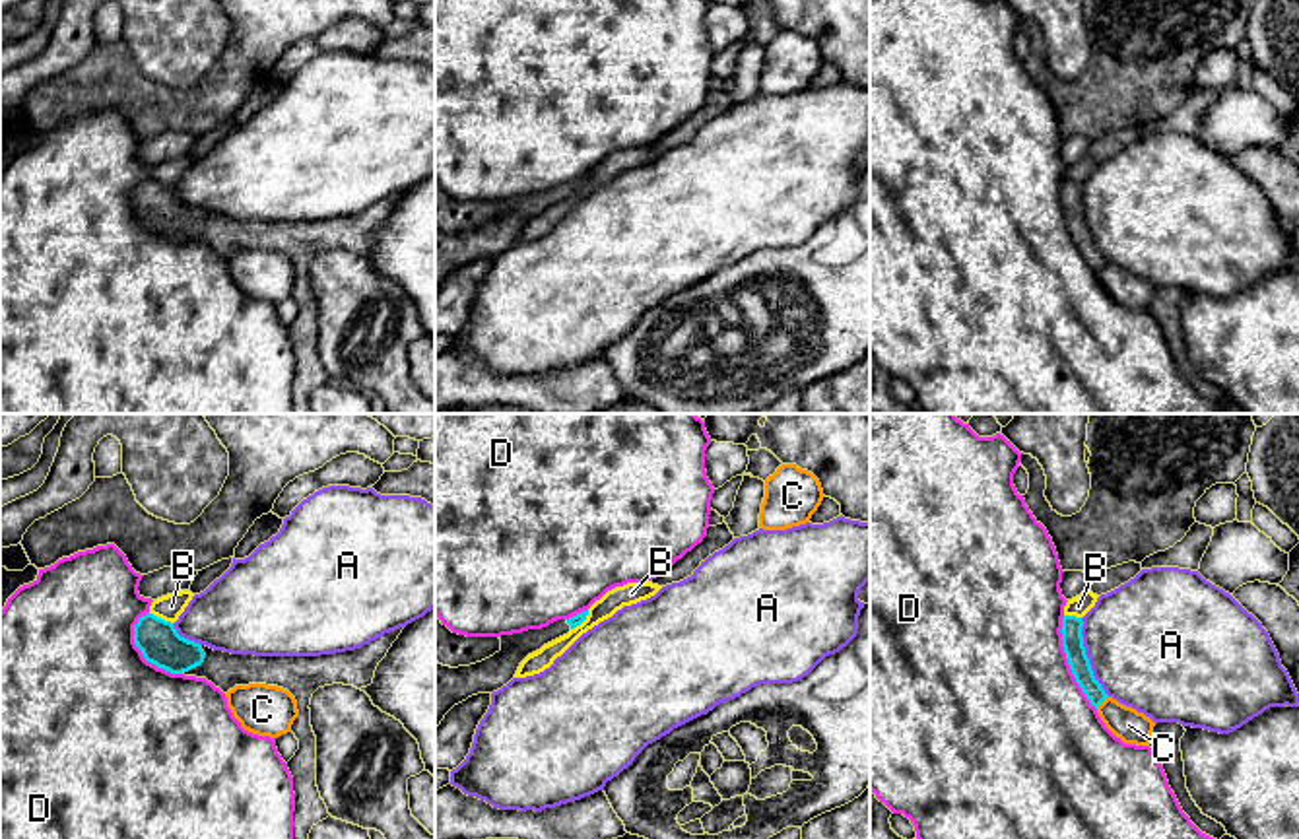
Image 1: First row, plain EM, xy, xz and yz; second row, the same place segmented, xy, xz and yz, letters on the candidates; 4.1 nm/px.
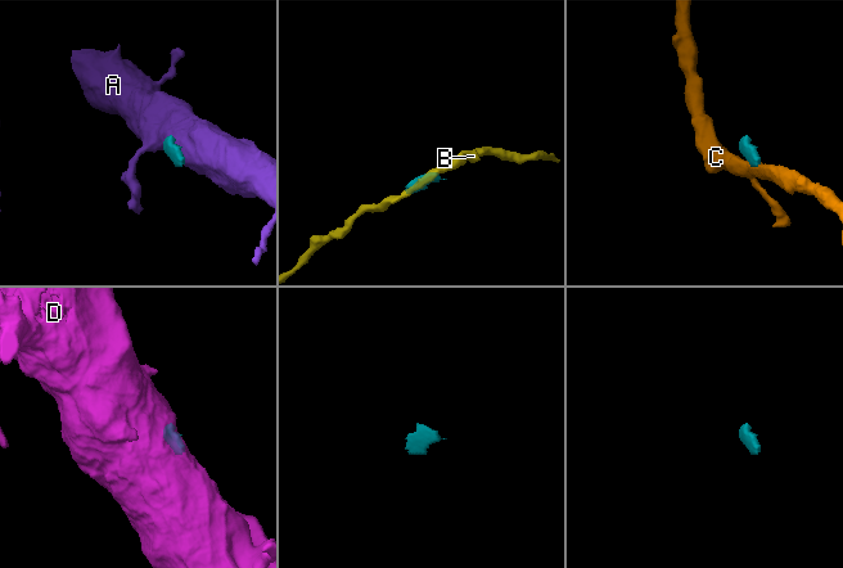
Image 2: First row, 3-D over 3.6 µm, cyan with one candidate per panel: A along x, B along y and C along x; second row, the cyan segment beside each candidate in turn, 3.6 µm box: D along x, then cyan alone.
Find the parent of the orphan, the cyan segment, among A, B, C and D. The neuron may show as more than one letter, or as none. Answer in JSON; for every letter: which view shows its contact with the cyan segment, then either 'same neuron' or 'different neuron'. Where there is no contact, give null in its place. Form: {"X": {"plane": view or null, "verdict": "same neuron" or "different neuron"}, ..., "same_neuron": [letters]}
{"A": {"plane": "yz", "verdict": "different neuron"}, "B": {"plane": "xy", "verdict": "different neuron"}, "C": {"plane": "yz", "verdict": "different neuron"}, "D": {"plane": "yz", "verdict": "different neuron"}, "same_neuron": []}

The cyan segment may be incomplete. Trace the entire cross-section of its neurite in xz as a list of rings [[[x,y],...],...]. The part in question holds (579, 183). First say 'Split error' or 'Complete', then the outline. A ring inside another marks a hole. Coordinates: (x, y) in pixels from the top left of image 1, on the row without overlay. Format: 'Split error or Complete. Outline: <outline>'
Split error. Outline: [[[588,175],[569,185],[557,185],[542,194],[501,200],[501,216],[470,231],[450,233],[435,225],[435,295],[454,270],[472,260],[493,258],[507,251],[528,219],[567,200],[581,190],[586,181]]]

